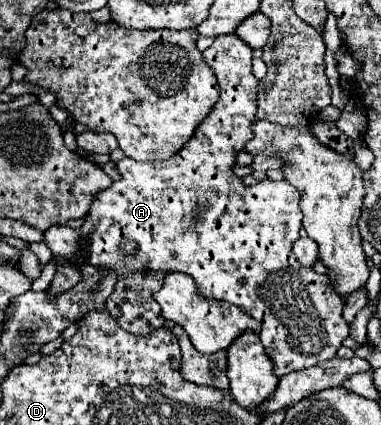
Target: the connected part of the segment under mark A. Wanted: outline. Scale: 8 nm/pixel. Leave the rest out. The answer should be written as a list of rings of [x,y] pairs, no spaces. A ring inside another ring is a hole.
[[[236,34],[218,36],[214,44],[202,52],[202,56],[204,62],[216,72],[220,98],[212,112],[196,128],[188,144],[184,144],[184,148],[168,160],[132,162],[132,158],[122,158],[116,162],[122,180],[114,182],[112,188],[102,190],[94,198],[80,232],[68,230],[68,226],[52,226],[44,232],[44,242],[54,256],[92,264],[102,272],[102,276],[108,272],[126,276],[128,272],[142,270],[190,274],[202,296],[236,304],[262,324],[260,340],[268,356],[274,360],[276,376],[284,376],[336,356],[342,340],[348,336],[348,324],[342,316],[344,300],[332,292],[328,276],[302,268],[292,256],[292,244],[300,238],[304,218],[296,188],[286,180],[272,179],[246,186],[241,178],[232,174],[236,154],[252,138],[250,126],[256,120],[258,78],[252,74],[252,46],[248,46]],[[126,242],[136,244],[134,254],[126,254],[122,250]]]

